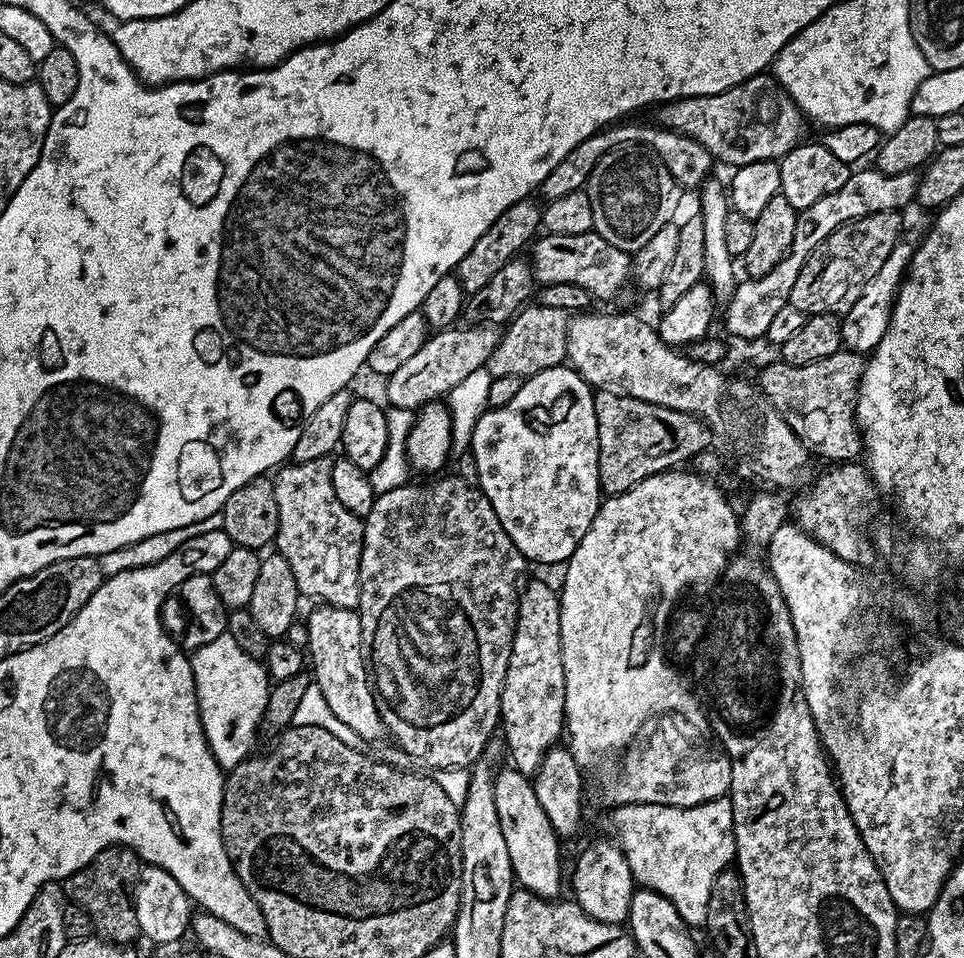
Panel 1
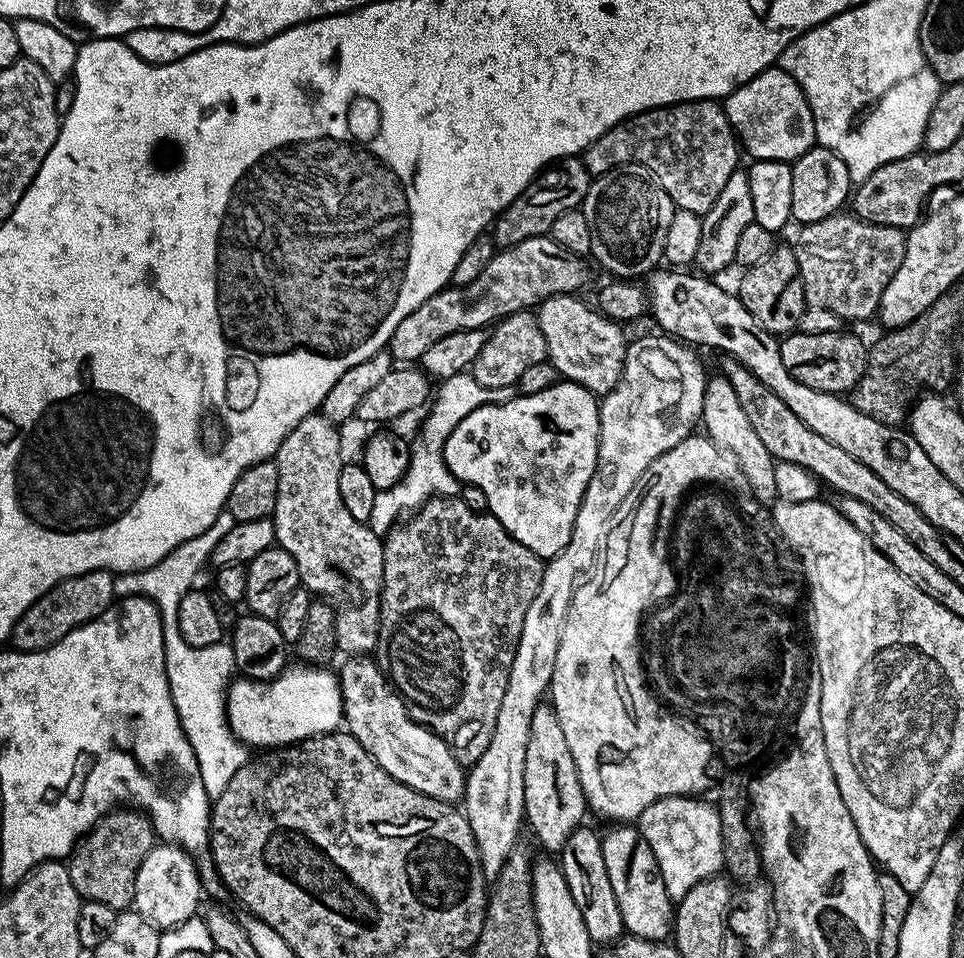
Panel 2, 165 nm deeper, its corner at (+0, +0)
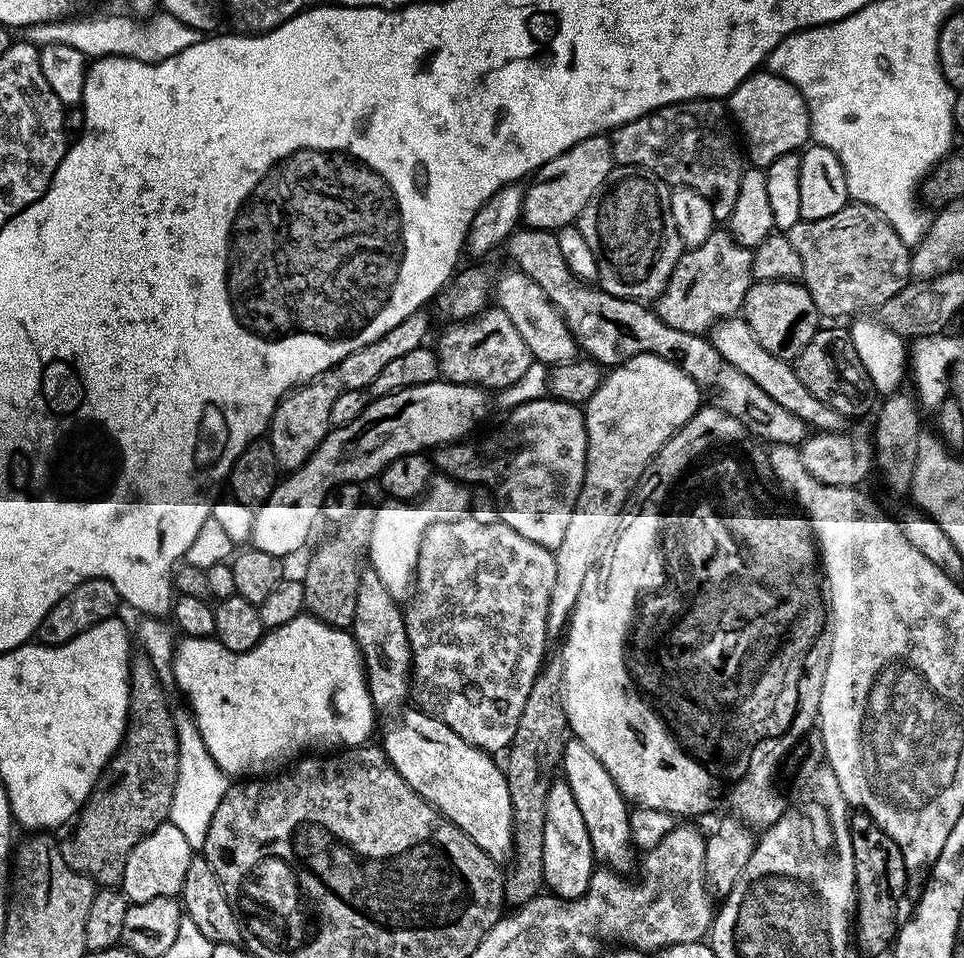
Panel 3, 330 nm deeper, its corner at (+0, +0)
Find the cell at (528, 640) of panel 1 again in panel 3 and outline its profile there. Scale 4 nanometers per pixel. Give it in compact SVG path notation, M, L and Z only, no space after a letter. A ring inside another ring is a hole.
M563 778L553 780L550 794L546 794L546 834L542 862L544 882L551 895L559 896L562 900L576 900L587 894L594 871L592 843L586 830L586 818L582 818L582 810L578 810L578 802L574 802L574 793Z

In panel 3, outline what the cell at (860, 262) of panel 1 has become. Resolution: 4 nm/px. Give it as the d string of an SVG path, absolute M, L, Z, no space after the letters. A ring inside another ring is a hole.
M849 202L842 210L838 210L838 214L830 214L830 218L801 220L787 235L794 250L798 250L802 257L802 283L814 298L814 306L818 306L821 317L824 318L855 317L857 314L867 313L864 312L867 308L877 310L908 285L912 276L912 252L909 245L902 242L894 226L890 226L890 222L881 212L865 204Z

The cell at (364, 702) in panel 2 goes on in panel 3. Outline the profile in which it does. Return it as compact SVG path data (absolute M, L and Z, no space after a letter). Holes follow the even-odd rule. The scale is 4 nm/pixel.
M423 710L408 712L404 720L396 720L384 732L382 747L388 756L388 762L414 791L426 801L431 802L440 813L454 826L458 826L473 842L481 848L491 860L508 862L512 859L514 841L512 838L512 807L510 790L504 777L503 767L495 764L489 753L470 746L450 726L441 722L440 717Z

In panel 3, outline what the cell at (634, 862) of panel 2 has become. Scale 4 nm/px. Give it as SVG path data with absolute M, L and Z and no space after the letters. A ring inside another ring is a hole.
M572 738L564 746L562 776L568 781L570 791L574 793L574 802L586 818L586 830L590 834L592 855L601 865L621 874L628 874L632 868L632 831L630 830L630 804L618 790L614 778L606 774L606 766L594 758L594 753L581 740Z

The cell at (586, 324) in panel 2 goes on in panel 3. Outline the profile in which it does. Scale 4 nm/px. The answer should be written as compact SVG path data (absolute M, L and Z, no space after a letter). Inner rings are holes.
M511 271L502 273L497 284L495 281L494 300L498 307L510 317L510 322L514 322L518 334L522 334L522 339L526 341L533 361L551 366L577 359L576 339L572 337L572 332L566 326L562 314L552 305L550 298L546 298L546 290L542 290L542 286L538 286L538 282L534 282L534 278L530 278L525 272Z

